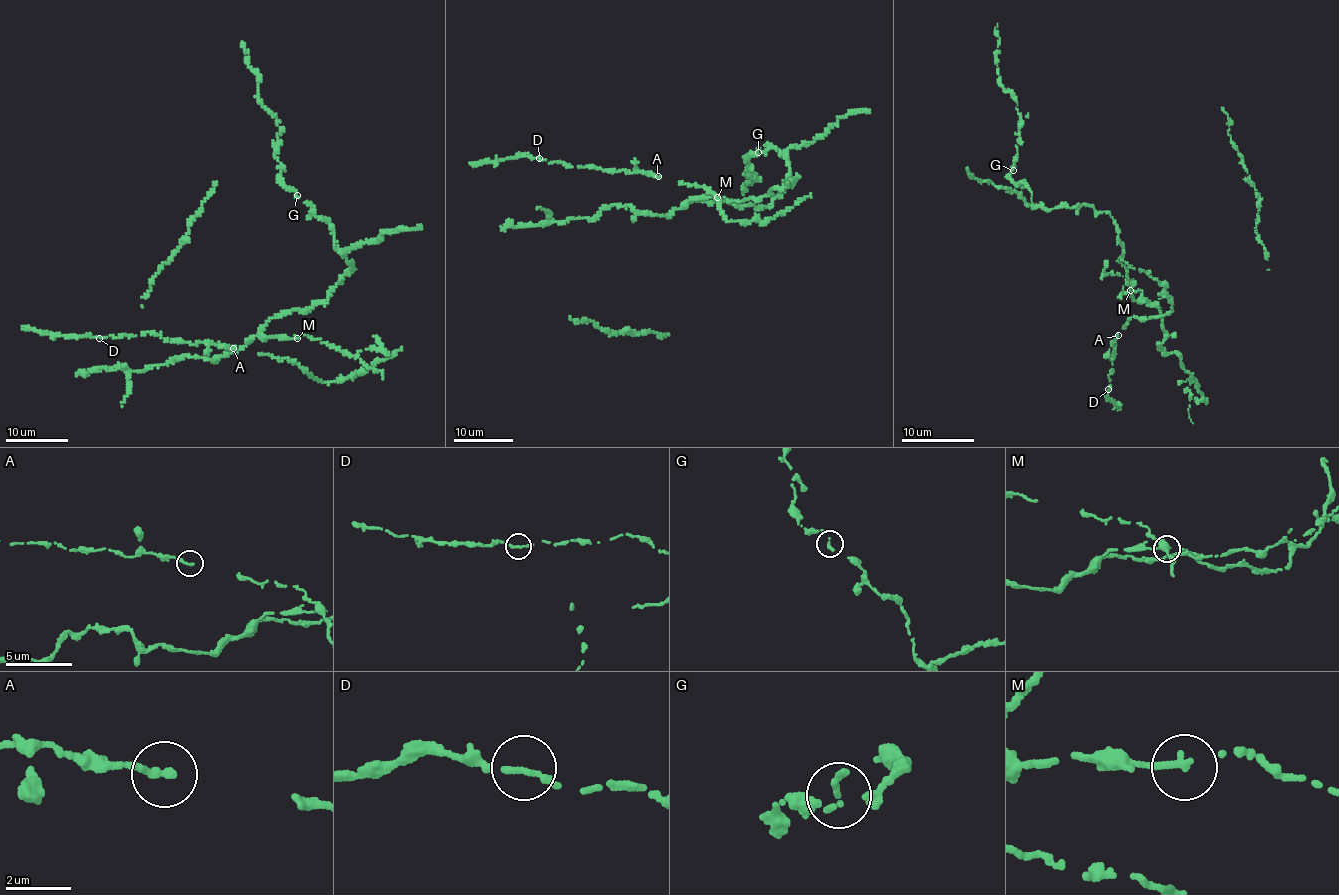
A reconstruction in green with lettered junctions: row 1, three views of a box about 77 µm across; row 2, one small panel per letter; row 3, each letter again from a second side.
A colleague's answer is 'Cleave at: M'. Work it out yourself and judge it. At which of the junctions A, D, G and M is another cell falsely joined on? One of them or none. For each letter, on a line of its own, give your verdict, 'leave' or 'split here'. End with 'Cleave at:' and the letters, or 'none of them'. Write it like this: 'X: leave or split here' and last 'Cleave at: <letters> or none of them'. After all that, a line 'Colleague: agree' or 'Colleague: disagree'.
A: leave
D: leave
G: leave
M: leave
Cleave at: none of them
Colleague: disagree

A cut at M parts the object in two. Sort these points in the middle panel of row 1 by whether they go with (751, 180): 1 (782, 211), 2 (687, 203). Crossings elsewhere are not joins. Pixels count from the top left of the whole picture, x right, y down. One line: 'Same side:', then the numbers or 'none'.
Same side: 2

